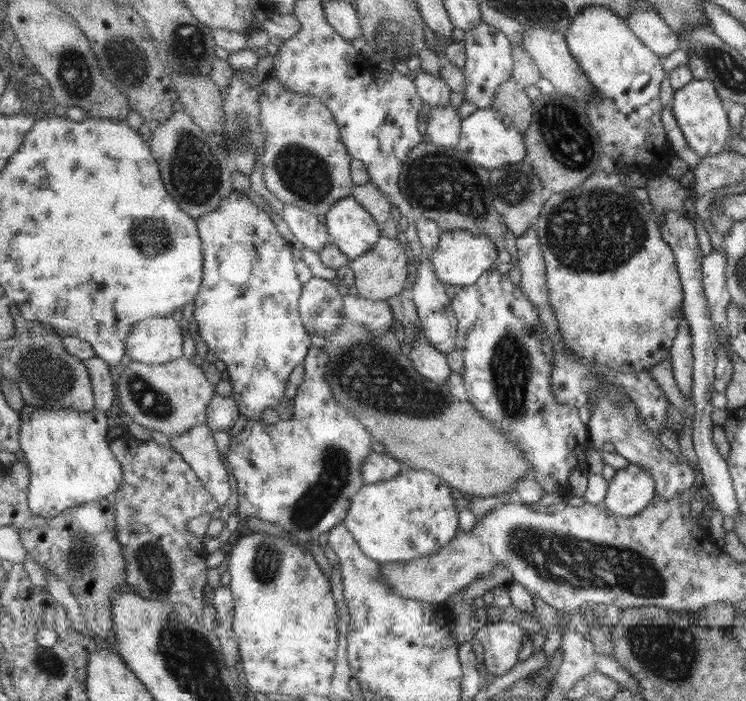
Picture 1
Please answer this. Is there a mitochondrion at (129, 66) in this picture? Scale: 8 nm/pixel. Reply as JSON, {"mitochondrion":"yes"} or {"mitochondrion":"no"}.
{"mitochondrion":"yes"}

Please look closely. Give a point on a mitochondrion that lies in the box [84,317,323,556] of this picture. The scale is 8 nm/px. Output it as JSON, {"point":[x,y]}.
{"point":[147,398]}

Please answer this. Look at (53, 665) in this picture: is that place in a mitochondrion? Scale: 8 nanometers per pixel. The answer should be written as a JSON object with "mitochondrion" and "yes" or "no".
{"mitochondrion":"yes"}

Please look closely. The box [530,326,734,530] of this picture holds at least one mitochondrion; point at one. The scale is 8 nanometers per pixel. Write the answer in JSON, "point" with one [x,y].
{"point":[618,404]}

